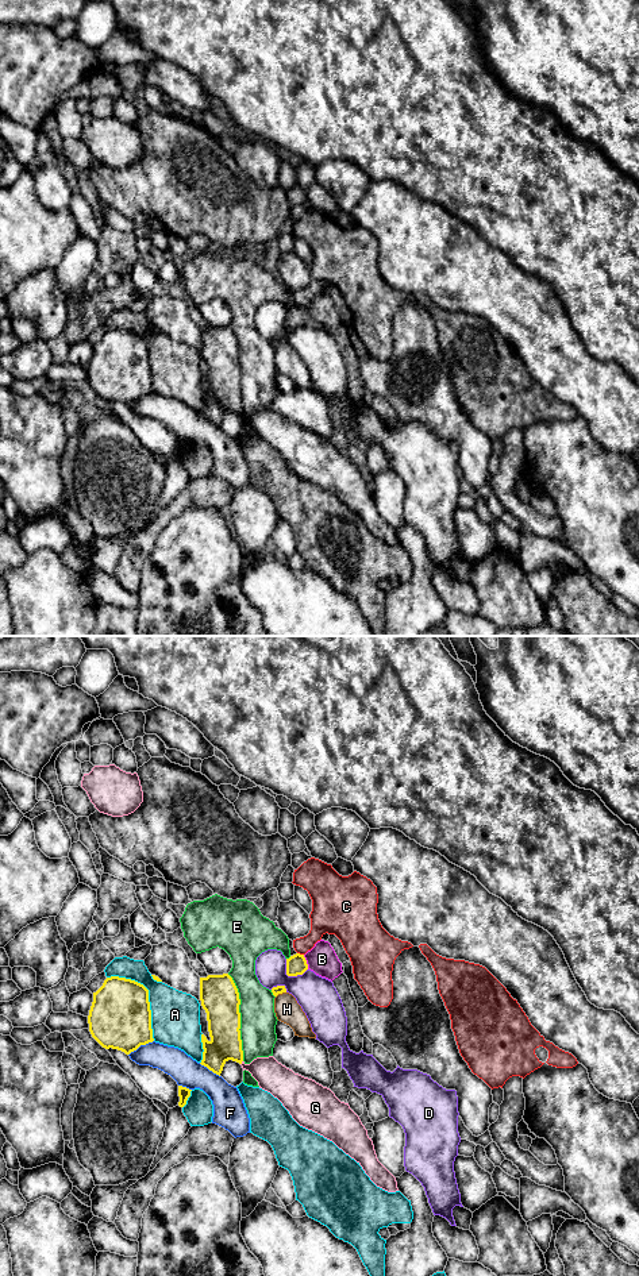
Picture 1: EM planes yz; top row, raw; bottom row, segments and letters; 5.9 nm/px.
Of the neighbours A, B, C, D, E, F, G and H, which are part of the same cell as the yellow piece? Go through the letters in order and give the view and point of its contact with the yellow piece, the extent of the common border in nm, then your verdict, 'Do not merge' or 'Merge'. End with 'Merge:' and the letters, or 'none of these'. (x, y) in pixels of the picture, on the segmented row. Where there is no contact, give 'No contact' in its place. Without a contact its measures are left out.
A: Touches yellow at yz (147, 995). Shared border 480 nm. Do not merge
B: Touches yellow at yz (305, 962). Shared border 90 nm. Merge
C: Touches yellow at yz (299, 953). Shared border 40 nm. Do not merge
D: Touches yellow at yz (289, 975). Shared border 150 nm. Do not merge
E: Touches yellow at yz (239, 1017). Shared border 550 nm. Do not merge
F: Touches yellow at yz (141, 1044). Shared border 180 nm. Do not merge
G: Touches yellow at yz (241, 1063). Shared border 30 nm. Do not merge
H: Touches yellow at yz (280, 993). Shared border 70 nm. Do not merge
Merge: B

